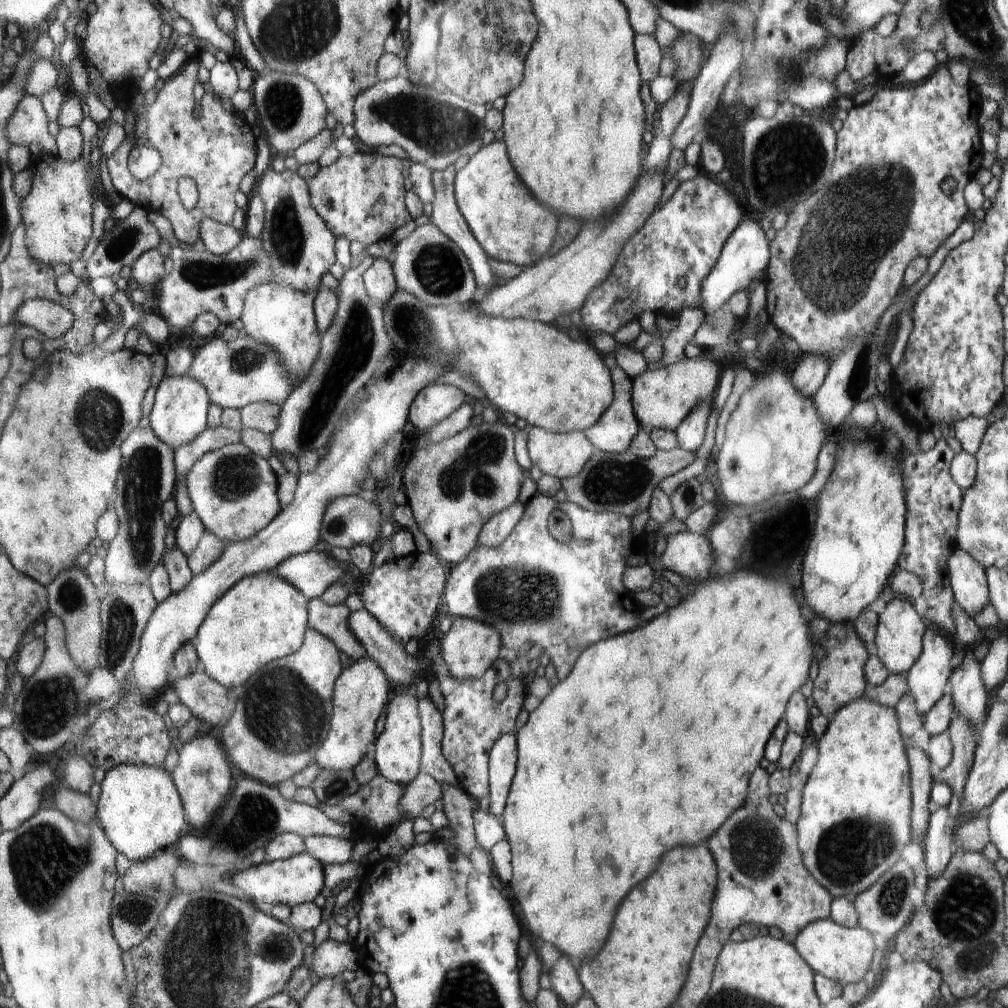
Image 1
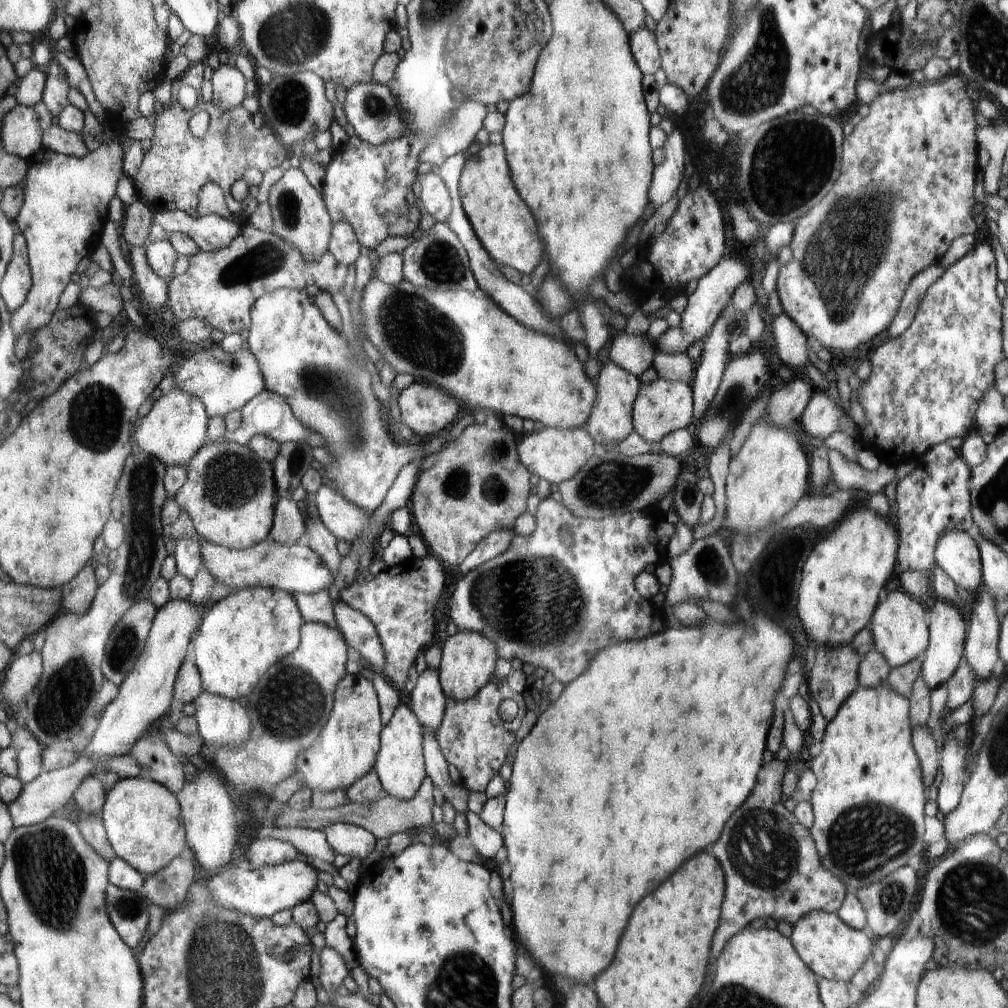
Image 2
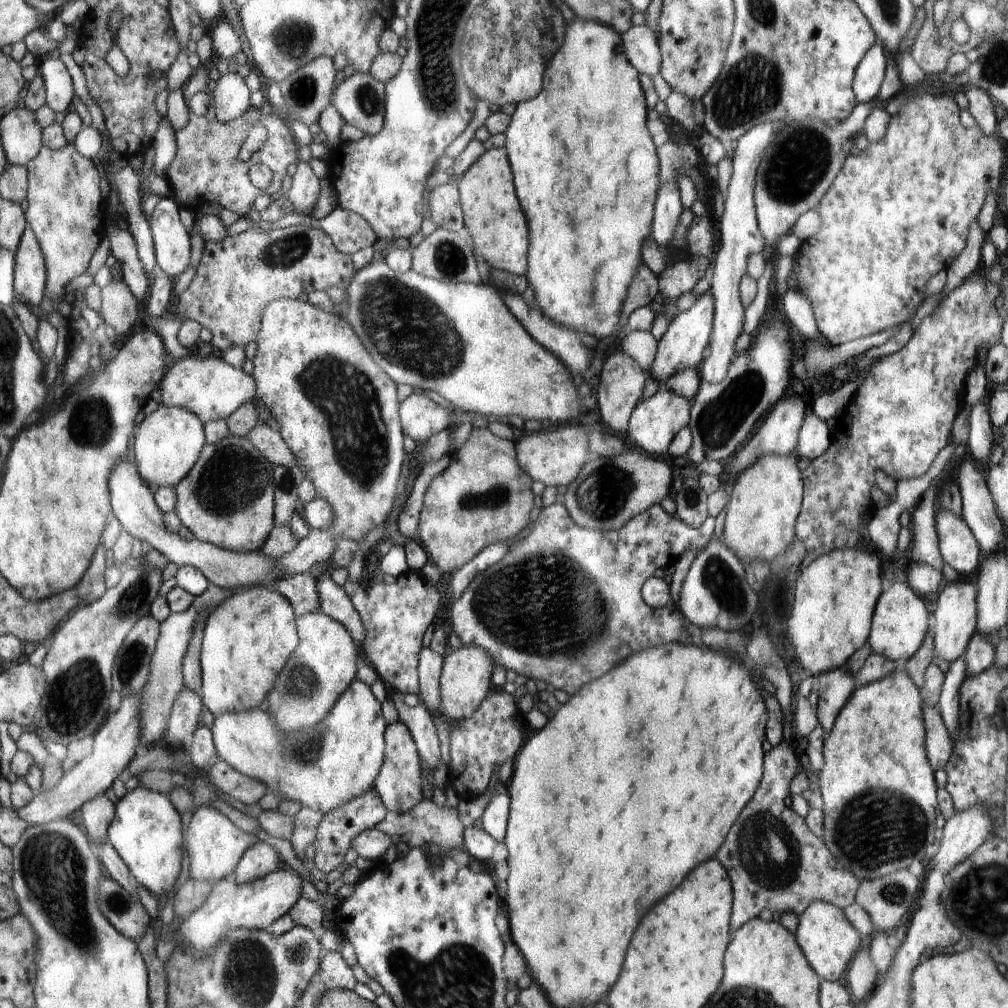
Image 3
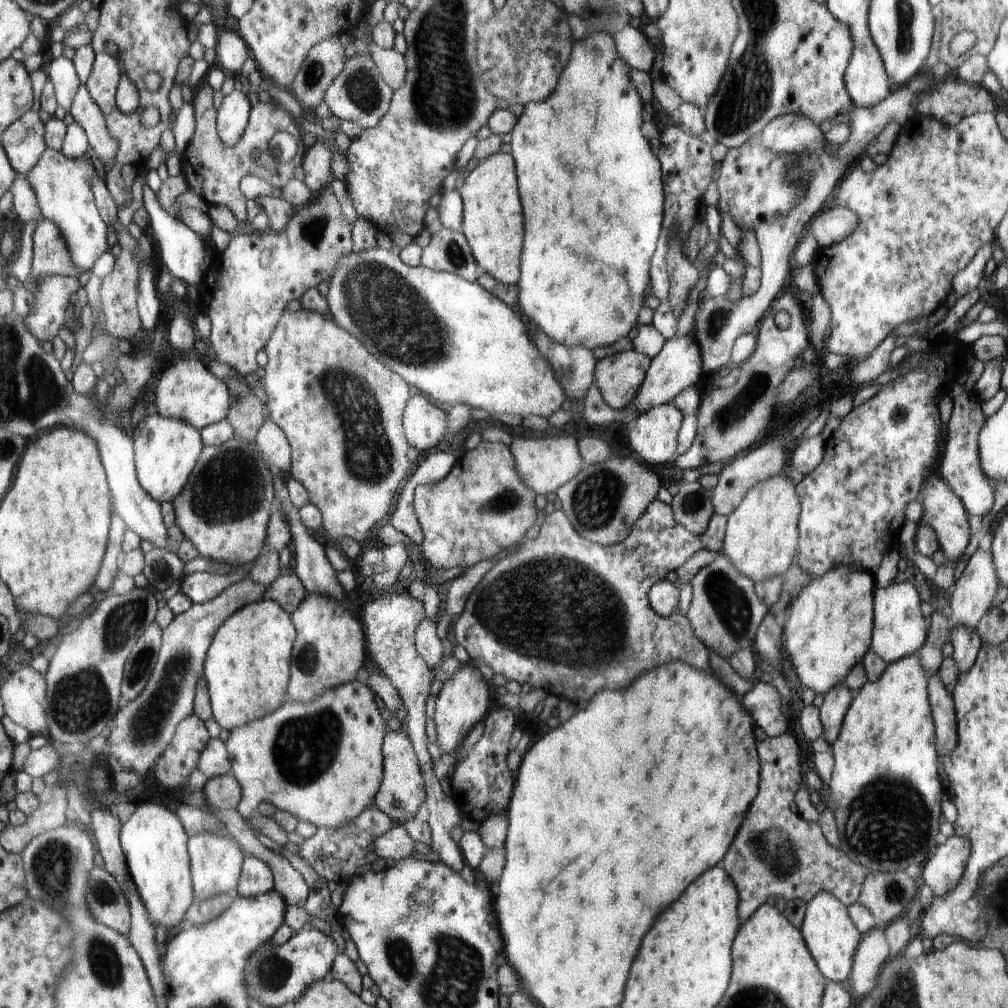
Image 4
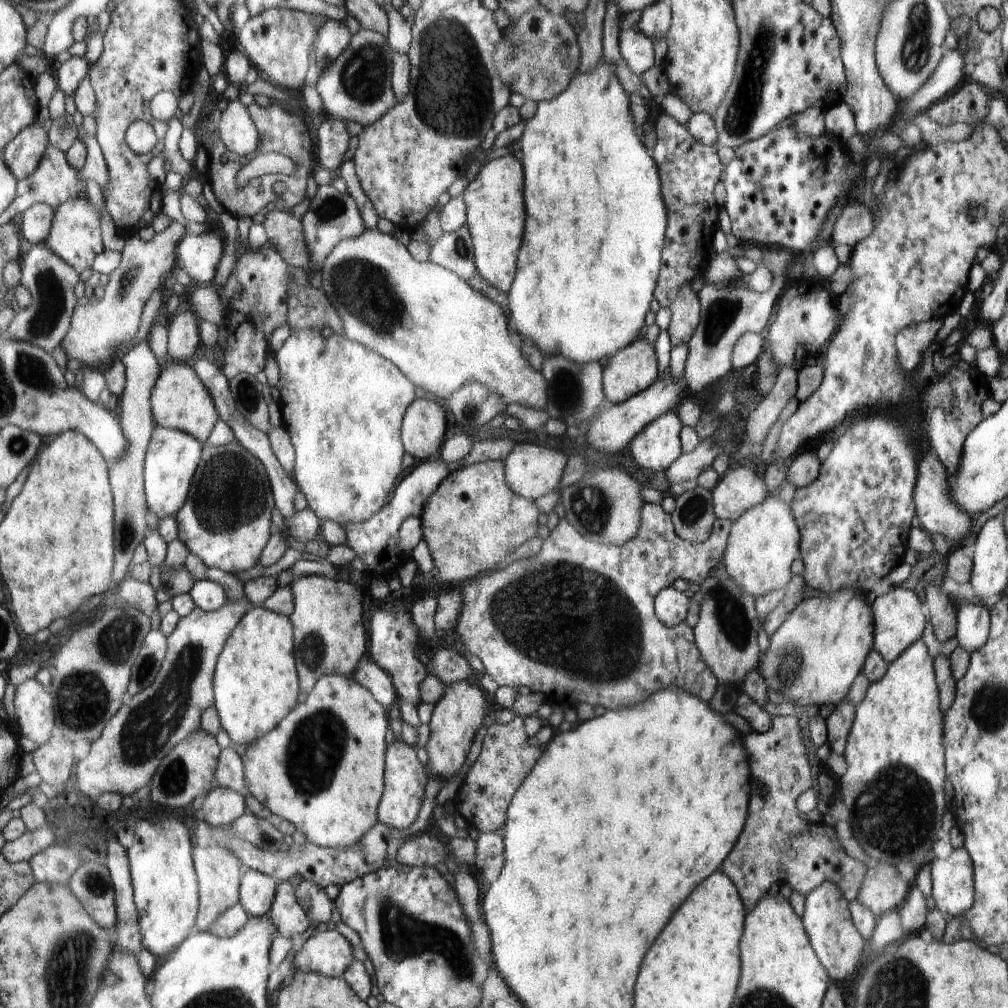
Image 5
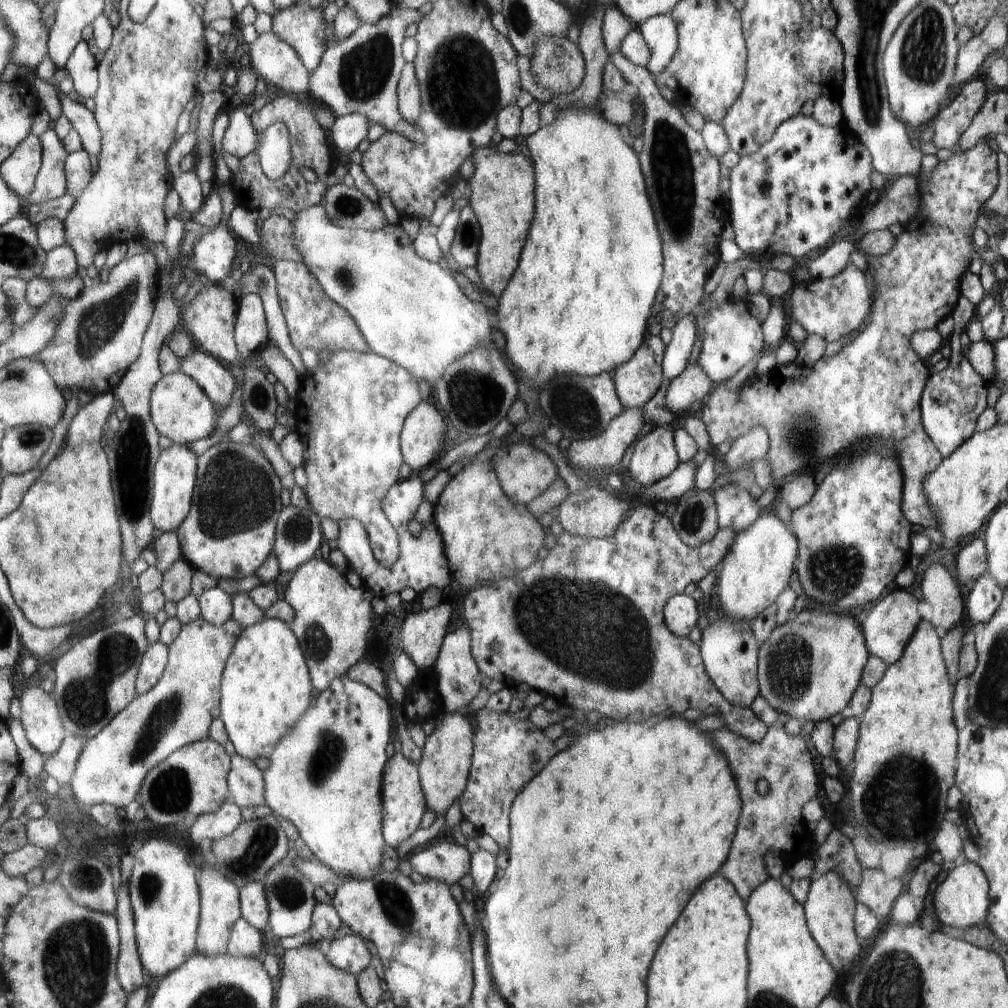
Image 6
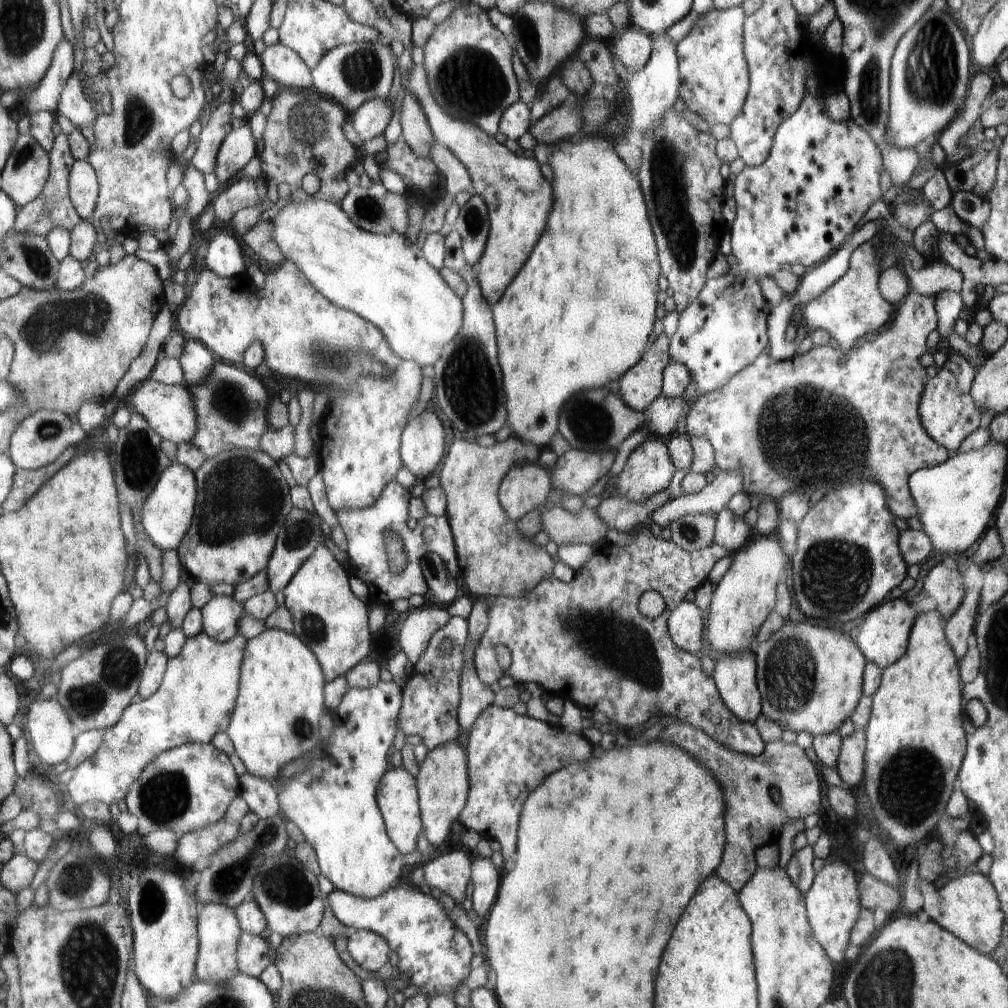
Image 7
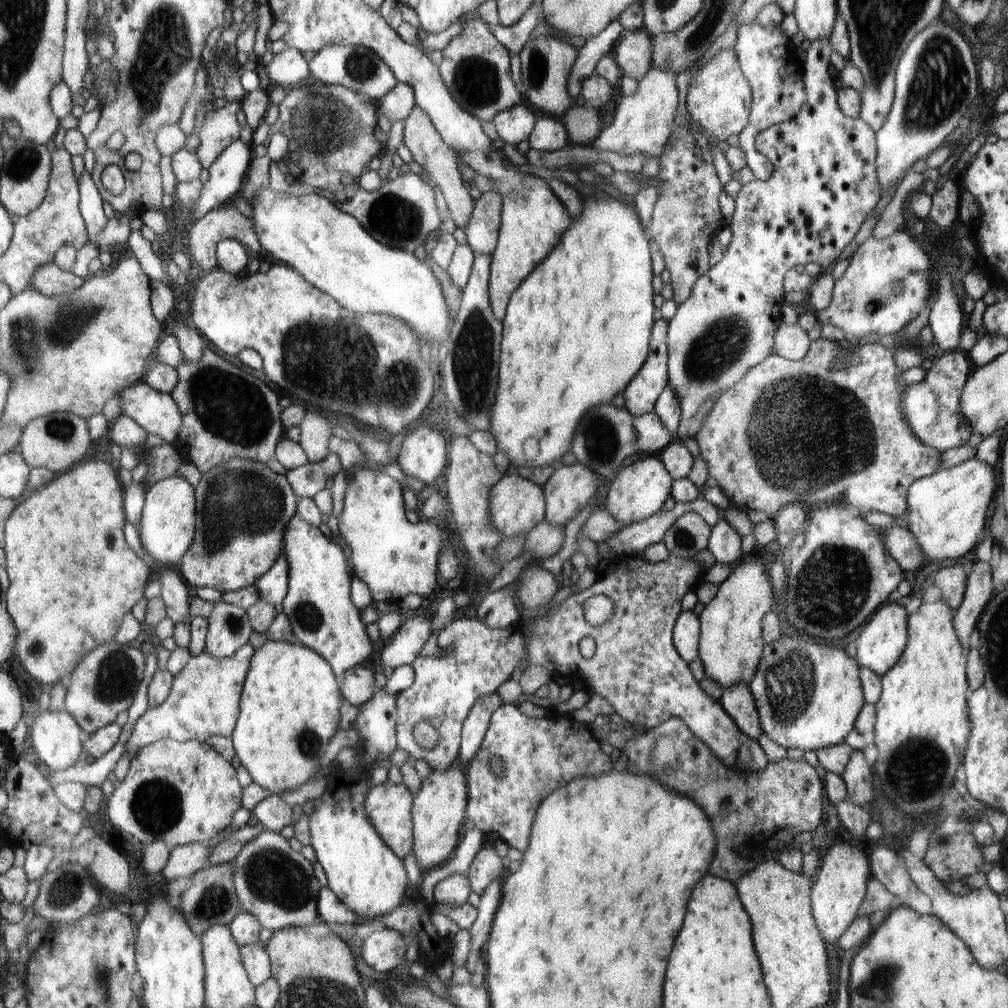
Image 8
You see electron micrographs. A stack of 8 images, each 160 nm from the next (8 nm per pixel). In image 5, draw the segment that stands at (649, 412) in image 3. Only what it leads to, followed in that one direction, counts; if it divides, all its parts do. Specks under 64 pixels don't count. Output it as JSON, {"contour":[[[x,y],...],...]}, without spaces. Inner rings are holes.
{"contour":[[[670,411],[660,415],[635,436],[630,452],[635,462],[653,471],[666,471],[684,453],[682,451],[683,423]]]}

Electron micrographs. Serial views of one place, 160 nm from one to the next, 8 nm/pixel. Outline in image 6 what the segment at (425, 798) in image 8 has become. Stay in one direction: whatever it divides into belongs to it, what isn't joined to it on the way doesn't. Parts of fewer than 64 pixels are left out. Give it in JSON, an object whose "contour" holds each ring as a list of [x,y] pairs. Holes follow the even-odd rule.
{"contour":[[[442,711],[442,714],[444,715],[442,725],[440,728],[436,726],[432,734],[427,736],[425,745],[421,748],[421,761],[417,764],[417,768],[420,773],[420,784],[422,785],[423,795],[426,797],[428,810],[435,814],[443,814],[445,816],[448,808],[456,800],[460,800],[463,796],[462,792],[467,790],[466,784],[469,783],[468,772],[471,772],[470,762],[472,762],[472,750],[475,750],[475,748],[472,748],[472,740],[474,740],[473,726],[468,724],[468,720],[462,718],[460,712],[446,714],[445,711]]]}

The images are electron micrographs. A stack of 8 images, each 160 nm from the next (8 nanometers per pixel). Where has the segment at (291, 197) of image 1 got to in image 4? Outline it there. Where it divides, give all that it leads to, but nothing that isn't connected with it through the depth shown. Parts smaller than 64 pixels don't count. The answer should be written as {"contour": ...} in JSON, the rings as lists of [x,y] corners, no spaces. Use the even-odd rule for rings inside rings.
{"contour":[[[316,141],[309,147],[303,160],[303,168],[306,171],[305,183],[312,189],[313,194],[319,188],[324,188],[330,176],[330,158],[333,152],[321,141]]]}

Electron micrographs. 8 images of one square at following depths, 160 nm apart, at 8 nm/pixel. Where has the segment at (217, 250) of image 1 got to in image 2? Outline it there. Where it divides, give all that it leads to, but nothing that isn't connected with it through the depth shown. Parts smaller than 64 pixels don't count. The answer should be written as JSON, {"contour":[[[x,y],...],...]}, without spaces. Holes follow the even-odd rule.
{"contour":[[[178,209],[155,212],[153,220],[168,234],[171,232],[188,234],[200,251],[226,248],[240,234],[242,227],[232,218],[225,219],[212,213],[195,219]]]}

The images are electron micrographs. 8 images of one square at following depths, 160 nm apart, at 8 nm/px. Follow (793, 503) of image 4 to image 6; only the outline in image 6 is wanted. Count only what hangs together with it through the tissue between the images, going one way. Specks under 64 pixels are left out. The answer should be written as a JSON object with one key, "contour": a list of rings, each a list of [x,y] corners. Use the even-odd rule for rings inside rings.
{"contour":[[[774,510],[764,511],[747,529],[735,536],[734,546],[729,548],[722,571],[718,574],[718,595],[726,617],[750,623],[775,604],[794,572],[799,547],[796,542],[799,540],[794,538],[790,527],[778,519]]]}

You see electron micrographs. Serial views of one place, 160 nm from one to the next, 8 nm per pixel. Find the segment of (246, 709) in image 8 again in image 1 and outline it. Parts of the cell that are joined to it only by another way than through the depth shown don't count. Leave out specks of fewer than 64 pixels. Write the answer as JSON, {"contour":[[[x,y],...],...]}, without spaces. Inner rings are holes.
{"contour":[[[273,571],[246,576],[208,612],[194,641],[203,670],[226,689],[239,690],[274,658],[290,656],[303,644],[310,626],[308,600]]]}

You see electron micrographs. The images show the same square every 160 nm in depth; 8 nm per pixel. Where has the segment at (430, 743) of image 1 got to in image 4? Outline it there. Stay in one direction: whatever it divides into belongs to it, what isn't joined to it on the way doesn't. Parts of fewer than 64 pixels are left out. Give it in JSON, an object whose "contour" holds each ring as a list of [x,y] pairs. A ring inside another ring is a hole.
{"contour":[[[421,618],[415,632],[415,647],[420,656],[426,661],[434,677],[446,680],[443,669],[444,647],[438,634],[437,621],[430,618]]]}

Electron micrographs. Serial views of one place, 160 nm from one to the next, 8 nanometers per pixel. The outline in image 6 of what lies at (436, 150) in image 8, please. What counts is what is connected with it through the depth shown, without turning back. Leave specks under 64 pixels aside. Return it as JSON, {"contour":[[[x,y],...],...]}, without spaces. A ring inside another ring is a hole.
{"contour":[[[409,62],[403,68],[398,97],[399,111],[402,113],[404,120],[414,125],[421,115],[421,92],[413,62]]]}

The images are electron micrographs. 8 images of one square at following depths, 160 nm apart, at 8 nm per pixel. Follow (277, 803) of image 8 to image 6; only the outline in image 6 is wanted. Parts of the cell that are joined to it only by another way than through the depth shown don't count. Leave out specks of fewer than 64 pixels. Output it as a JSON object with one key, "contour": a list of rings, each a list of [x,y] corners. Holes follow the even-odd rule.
{"contour":[[[236,754],[232,756],[229,785],[232,798],[240,807],[257,807],[265,803],[263,772],[250,759]]]}

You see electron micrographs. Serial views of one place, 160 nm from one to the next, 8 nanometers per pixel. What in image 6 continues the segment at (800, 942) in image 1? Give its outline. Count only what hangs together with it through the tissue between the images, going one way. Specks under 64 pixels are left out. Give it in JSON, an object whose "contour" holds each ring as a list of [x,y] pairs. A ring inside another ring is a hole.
{"contour":[[[830,871],[812,879],[806,902],[803,904],[807,927],[817,945],[822,949],[830,964],[836,964],[836,970],[846,968],[858,954],[860,942],[855,931],[856,902],[848,888],[848,880],[840,873]]]}

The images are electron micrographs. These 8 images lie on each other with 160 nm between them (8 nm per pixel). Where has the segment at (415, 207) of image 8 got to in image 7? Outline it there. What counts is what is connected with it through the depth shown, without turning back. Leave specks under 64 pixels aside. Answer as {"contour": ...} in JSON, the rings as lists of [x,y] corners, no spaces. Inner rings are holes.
{"contour":[[[380,182],[374,183],[370,188],[364,188],[361,185],[350,186],[347,195],[340,201],[340,204],[351,220],[365,231],[381,235],[398,233],[406,237],[404,233],[410,224],[406,197],[407,193],[394,194],[389,192]]]}

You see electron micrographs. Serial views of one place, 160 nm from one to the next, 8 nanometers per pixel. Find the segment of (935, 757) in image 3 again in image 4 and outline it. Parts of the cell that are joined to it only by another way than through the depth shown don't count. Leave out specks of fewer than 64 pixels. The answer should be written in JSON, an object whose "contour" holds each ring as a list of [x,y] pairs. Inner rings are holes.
{"contour":[[[938,672],[931,676],[929,696],[936,723],[937,748],[941,756],[950,752],[958,739],[958,720],[955,715],[955,700],[952,692],[941,681]]]}

